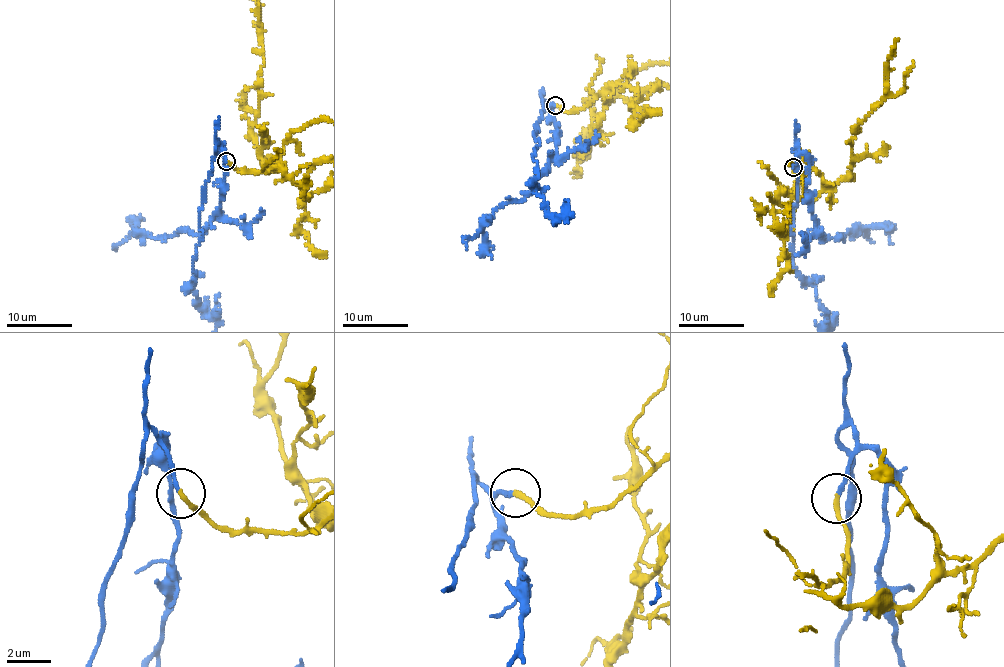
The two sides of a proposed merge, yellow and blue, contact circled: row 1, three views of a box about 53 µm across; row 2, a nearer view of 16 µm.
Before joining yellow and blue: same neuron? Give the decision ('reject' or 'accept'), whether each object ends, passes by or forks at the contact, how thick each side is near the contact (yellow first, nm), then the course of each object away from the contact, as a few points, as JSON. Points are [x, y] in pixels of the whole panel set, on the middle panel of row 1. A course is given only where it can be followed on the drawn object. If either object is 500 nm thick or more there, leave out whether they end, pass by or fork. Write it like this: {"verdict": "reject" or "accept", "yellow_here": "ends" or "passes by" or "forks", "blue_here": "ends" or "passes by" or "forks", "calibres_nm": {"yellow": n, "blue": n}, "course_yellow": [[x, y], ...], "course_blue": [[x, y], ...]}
{"verdict": "accept", "yellow_here": "ends", "blue_here": "ends", "calibres_nm": {"yellow": 200, "blue": 150}, "course_yellow": [[554, 106], [577, 112], [616, 86], [632, 102], [665, 85]], "course_blue": [[554, 106], [543, 101], [534, 133], [539, 143], [535, 190], [555, 218], [568, 214], [564, 221]]}

